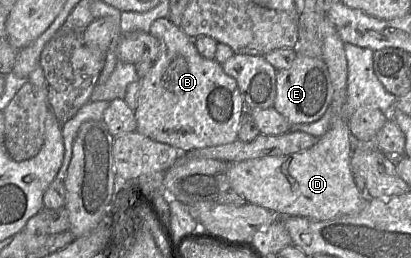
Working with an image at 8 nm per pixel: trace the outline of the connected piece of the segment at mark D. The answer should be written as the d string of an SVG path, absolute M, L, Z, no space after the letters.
M325 16L322 21L322 59L325 62L333 88L332 101L327 109L332 109L331 124L328 130L318 138L310 148L281 156L265 156L232 162L227 169L231 190L243 197L247 203L264 207L281 216L301 216L317 221L335 219L346 215L356 215L363 210L368 199L356 187L350 167L353 138L346 122L346 84L347 61L344 43L340 39L335 26Z

